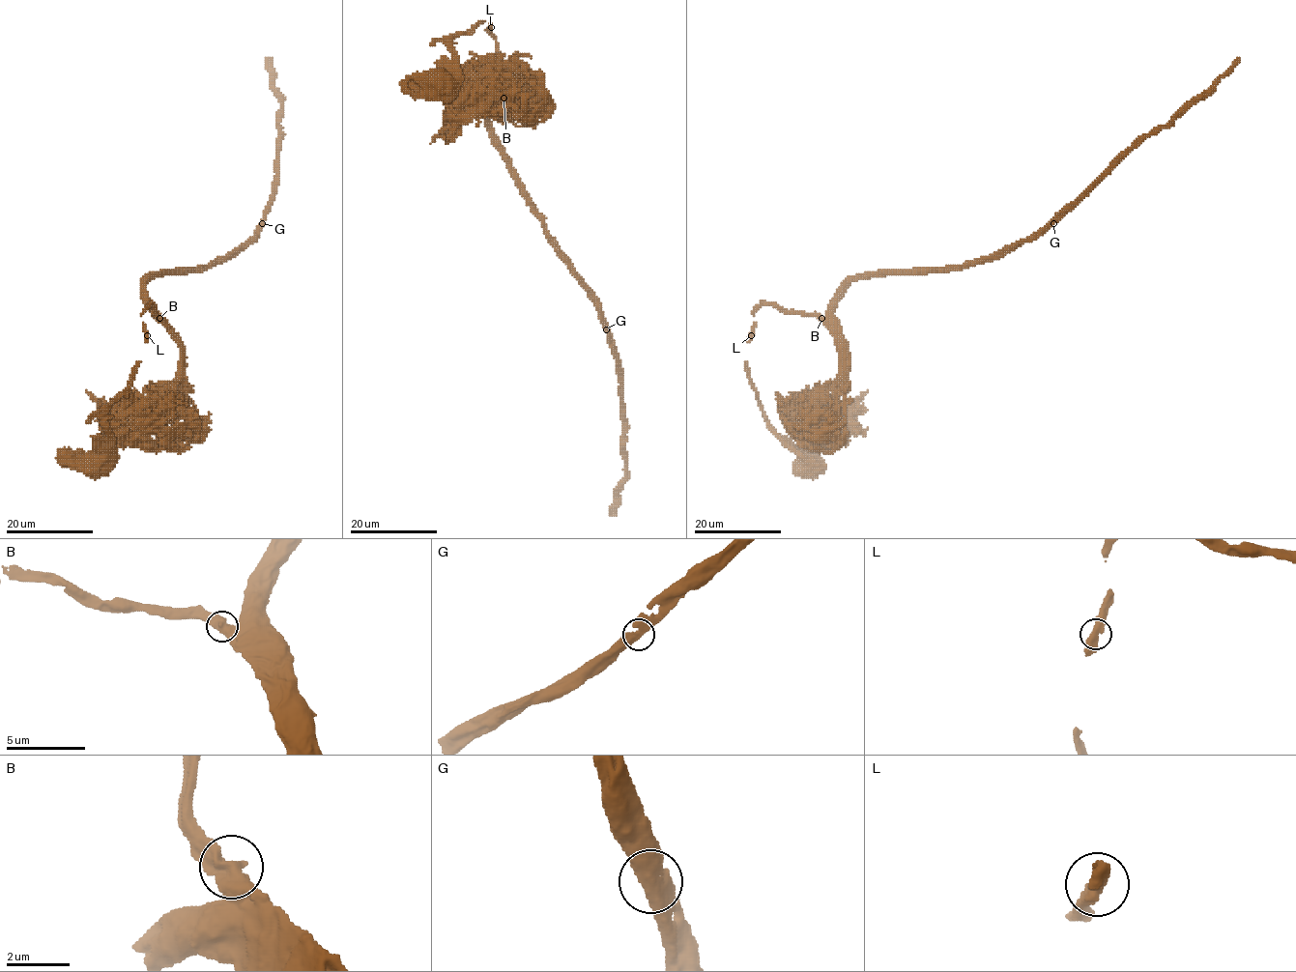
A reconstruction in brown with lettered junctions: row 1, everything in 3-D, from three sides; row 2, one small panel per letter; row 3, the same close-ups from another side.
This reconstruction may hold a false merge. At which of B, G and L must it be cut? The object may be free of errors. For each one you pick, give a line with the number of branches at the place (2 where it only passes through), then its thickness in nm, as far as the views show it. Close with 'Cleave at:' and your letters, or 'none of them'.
Cleave at: none of them

